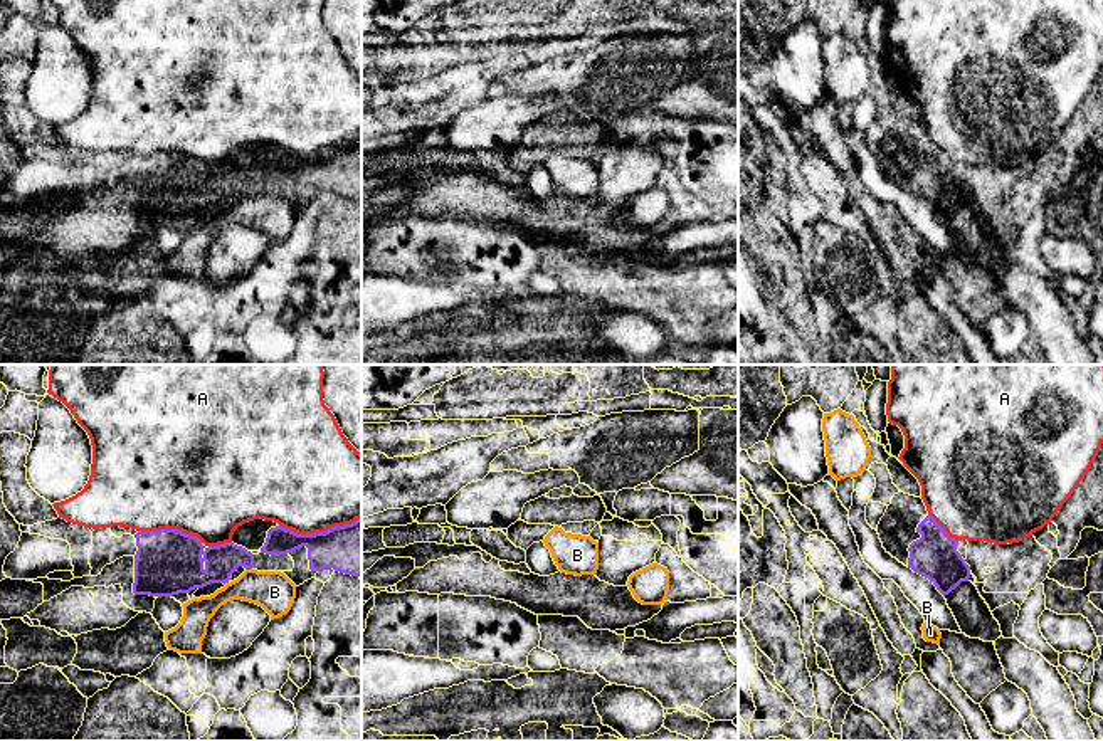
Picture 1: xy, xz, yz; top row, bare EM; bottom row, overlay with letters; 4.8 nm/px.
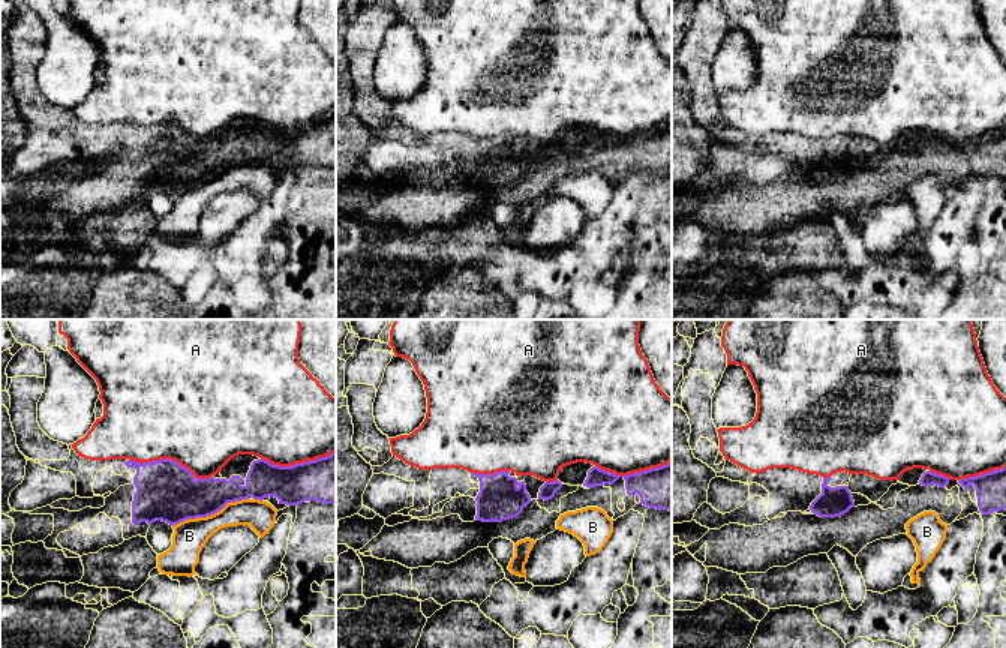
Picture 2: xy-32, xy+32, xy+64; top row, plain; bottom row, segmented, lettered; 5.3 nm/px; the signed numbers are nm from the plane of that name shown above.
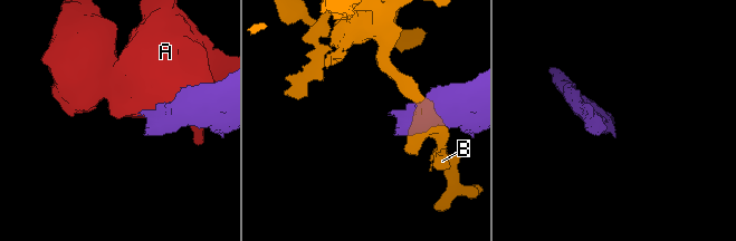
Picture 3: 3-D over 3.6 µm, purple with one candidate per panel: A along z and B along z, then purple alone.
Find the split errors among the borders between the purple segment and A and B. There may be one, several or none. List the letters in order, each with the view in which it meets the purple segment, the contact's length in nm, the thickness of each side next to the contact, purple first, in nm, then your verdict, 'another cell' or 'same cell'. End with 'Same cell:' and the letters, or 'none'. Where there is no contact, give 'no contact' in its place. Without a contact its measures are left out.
A: xy | 400 nm | 260/480 nm | another cell
B: xy | 30 nm | 160/190 nm | another cell
Same cell: none

